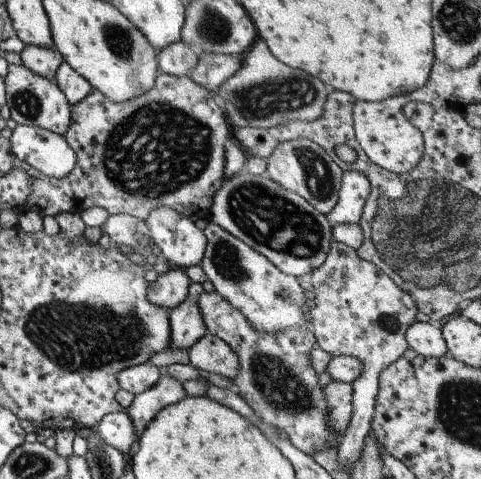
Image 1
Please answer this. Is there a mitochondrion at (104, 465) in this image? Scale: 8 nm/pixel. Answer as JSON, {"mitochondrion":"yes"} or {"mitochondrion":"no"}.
{"mitochondrion":"yes"}

